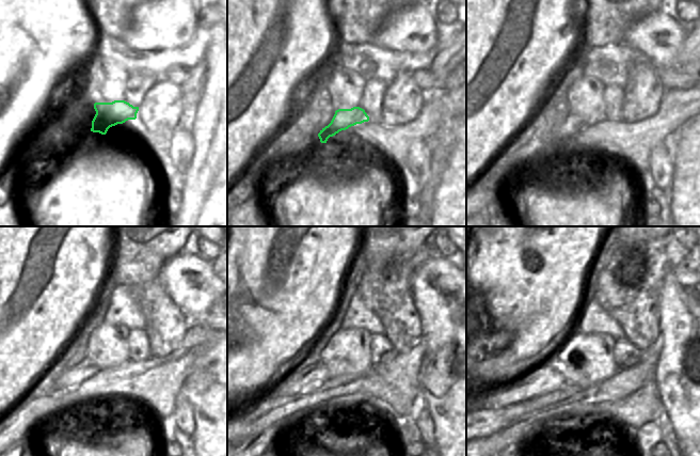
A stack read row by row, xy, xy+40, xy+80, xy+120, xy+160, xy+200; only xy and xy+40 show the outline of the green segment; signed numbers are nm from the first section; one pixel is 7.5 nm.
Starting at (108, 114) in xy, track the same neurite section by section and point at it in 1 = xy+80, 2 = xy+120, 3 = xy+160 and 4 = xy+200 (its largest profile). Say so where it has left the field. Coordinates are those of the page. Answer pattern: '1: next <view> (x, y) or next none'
1: next xy+80 (574, 123)
2: next xy+120 (85, 370)
3: next xy+160 (302, 378)
4: next xy+200 (521, 388)

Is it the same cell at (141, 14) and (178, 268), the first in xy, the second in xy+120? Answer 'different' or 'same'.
same

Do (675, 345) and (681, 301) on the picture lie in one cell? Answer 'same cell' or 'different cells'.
same cell

